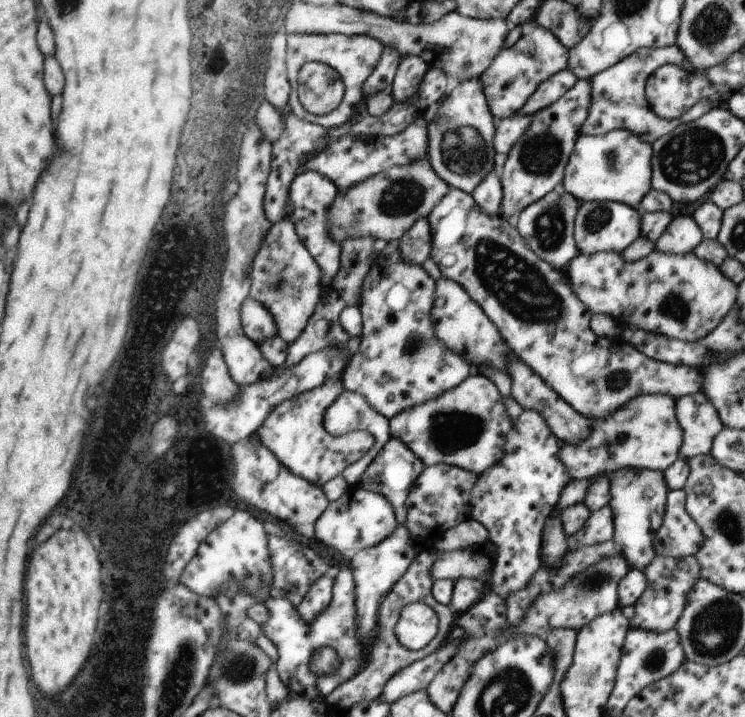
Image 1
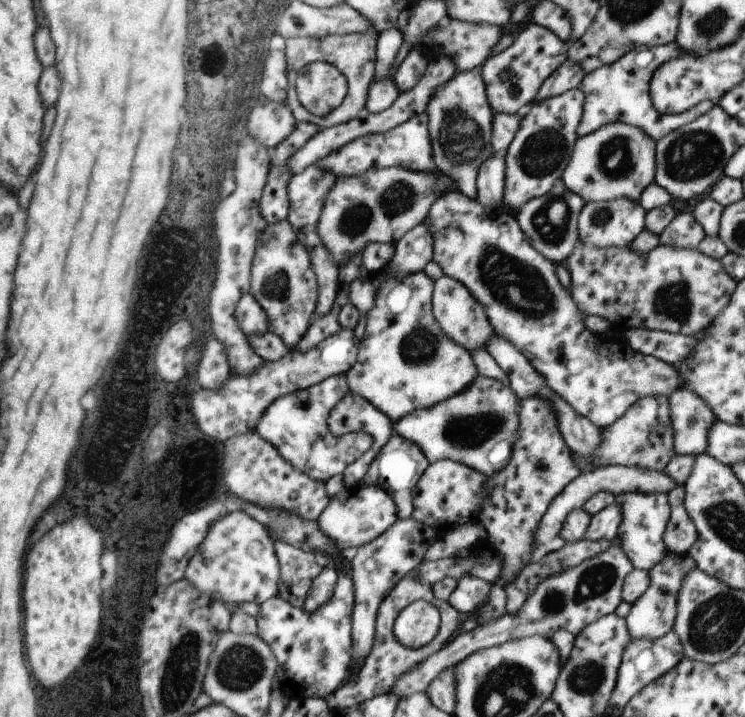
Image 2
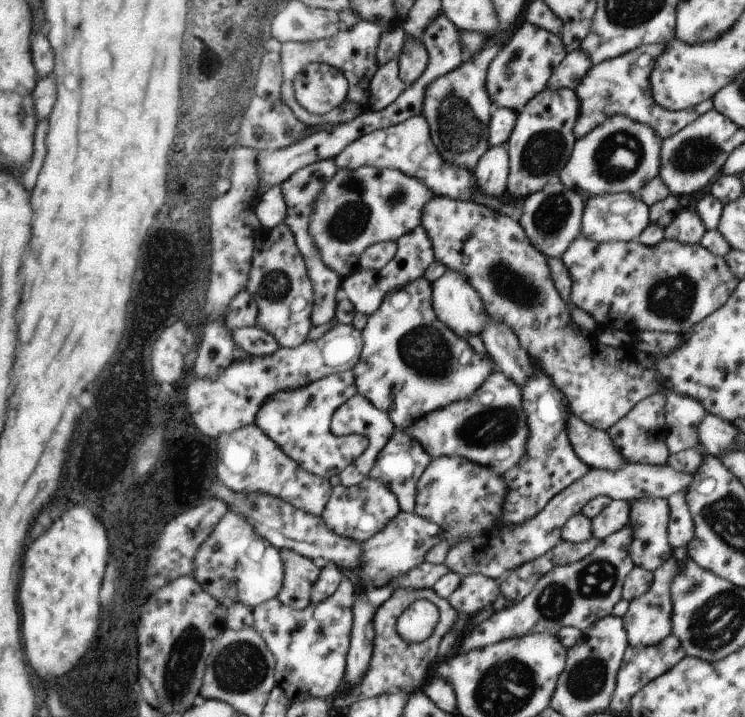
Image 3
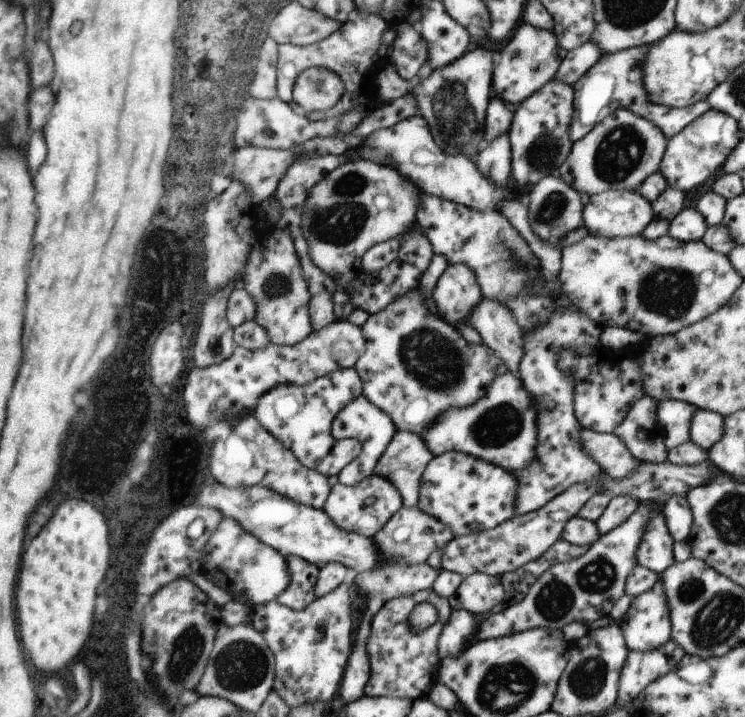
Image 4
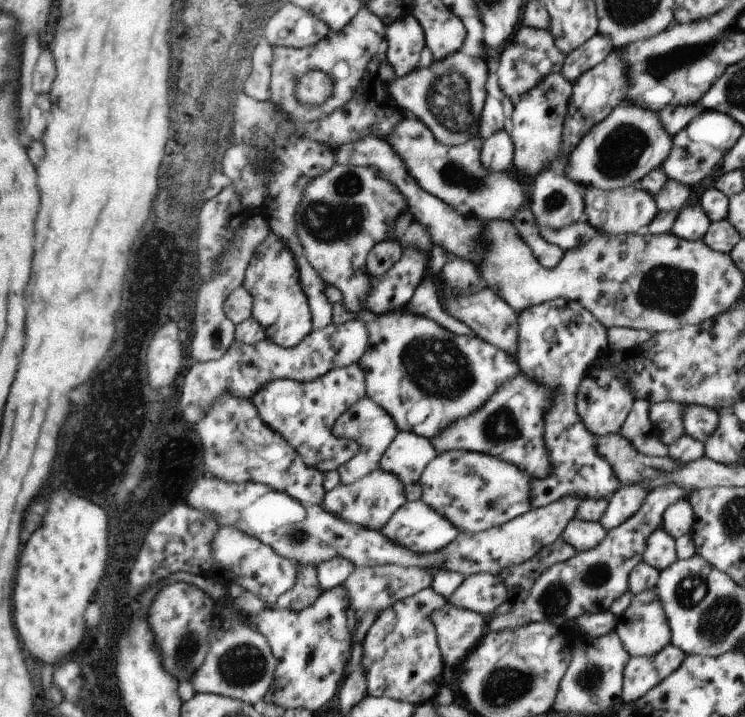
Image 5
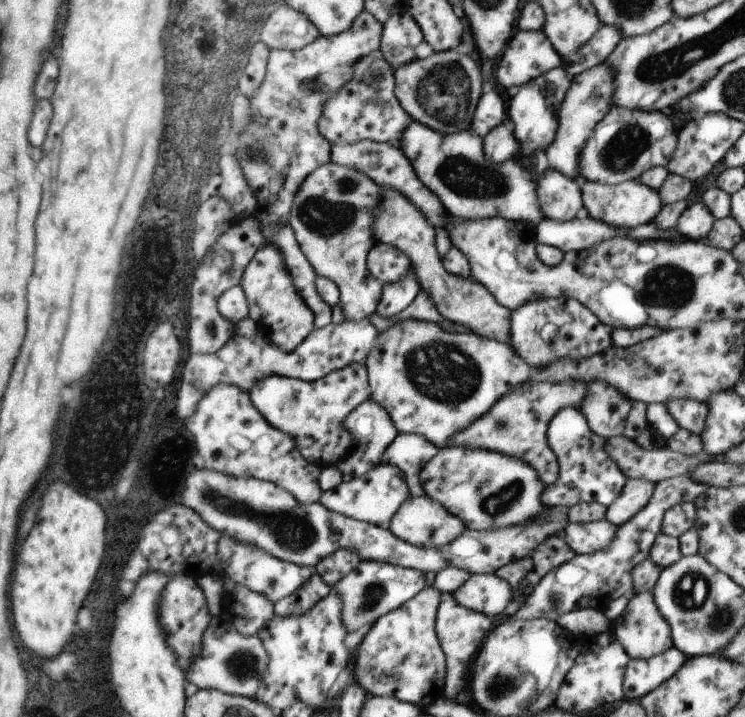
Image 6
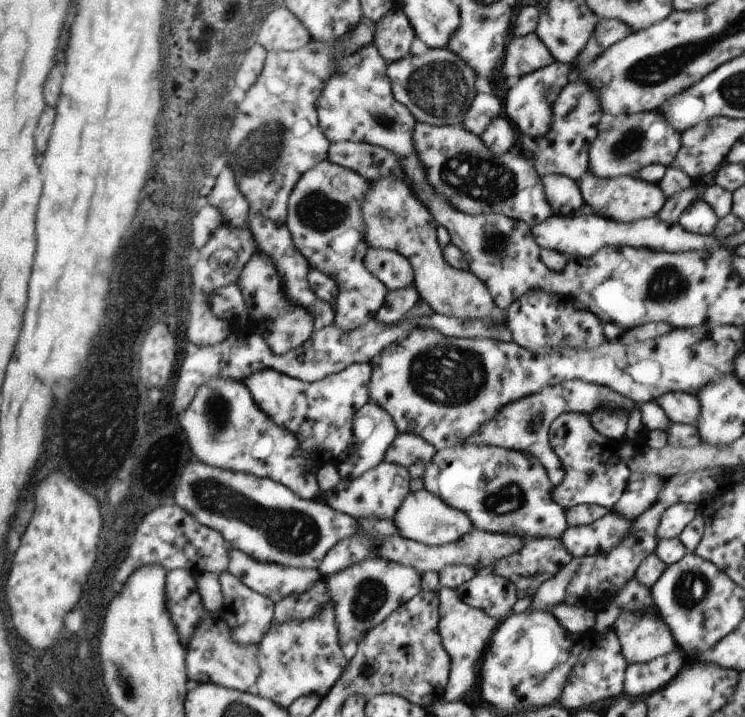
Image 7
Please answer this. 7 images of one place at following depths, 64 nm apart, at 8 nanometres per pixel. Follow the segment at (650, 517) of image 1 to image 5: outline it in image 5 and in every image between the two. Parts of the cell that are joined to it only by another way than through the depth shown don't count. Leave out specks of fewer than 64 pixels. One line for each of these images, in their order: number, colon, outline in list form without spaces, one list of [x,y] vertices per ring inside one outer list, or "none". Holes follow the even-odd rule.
2: [[[631,492],[631,494],[617,496],[615,500],[621,504],[621,510],[623,510],[623,524],[619,526],[619,534],[617,534],[617,538],[621,540],[621,548],[625,556],[633,562],[633,570],[649,572],[651,568],[661,564],[661,560],[665,560],[665,556],[669,554],[663,538],[671,520],[669,498],[665,494],[653,496],[653,494]]]
3: [[[663,498],[653,500],[631,500],[631,524],[633,524],[633,542],[631,542],[631,560],[635,568],[645,568],[647,572],[659,570],[663,564],[667,564],[673,556],[673,548],[669,544],[669,504]]]
4: [[[657,512],[649,518],[649,522],[643,530],[643,536],[641,536],[641,542],[637,548],[637,564],[661,574],[669,566],[675,564],[673,546],[675,546],[675,542],[669,536],[665,516],[661,512]]]
5: [[[657,528],[647,542],[645,554],[643,554],[643,562],[657,568],[657,570],[665,570],[671,564],[675,564],[677,558],[677,542],[673,536],[669,536],[663,528]]]

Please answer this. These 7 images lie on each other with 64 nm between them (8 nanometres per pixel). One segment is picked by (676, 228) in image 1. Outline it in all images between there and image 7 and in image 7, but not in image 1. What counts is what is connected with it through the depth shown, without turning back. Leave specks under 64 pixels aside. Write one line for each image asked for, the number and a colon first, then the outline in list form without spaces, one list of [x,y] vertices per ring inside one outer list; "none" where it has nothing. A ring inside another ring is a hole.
2: [[[677,214],[669,222],[669,226],[659,234],[661,246],[673,246],[673,248],[681,248],[681,250],[699,248],[703,238],[705,238],[705,230],[695,220],[693,214]]]
3: [[[679,210],[671,224],[665,228],[663,240],[673,240],[681,244],[699,244],[705,236],[707,228],[697,212]]]
4: [[[683,208],[671,222],[667,236],[681,242],[701,242],[709,224],[697,208]]]
5: [[[685,206],[679,210],[669,234],[689,242],[701,242],[709,226],[711,226],[711,220],[701,206]]]
6: [[[697,202],[685,208],[685,212],[677,220],[675,230],[679,230],[691,242],[701,242],[707,240],[715,222],[717,218],[707,210],[707,206],[703,202]]]
7: [[[693,200],[677,220],[677,224],[681,224],[681,228],[685,228],[687,232],[701,236],[711,236],[717,228],[717,222],[719,216],[713,212],[713,206],[705,200]]]

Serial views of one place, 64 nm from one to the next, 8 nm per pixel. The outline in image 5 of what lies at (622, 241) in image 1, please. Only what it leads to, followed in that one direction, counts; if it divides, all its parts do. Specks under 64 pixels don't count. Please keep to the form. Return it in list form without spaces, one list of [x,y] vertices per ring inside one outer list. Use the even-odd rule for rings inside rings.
[[[637,184],[619,188],[619,190],[599,190],[599,188],[583,188],[583,204],[585,204],[585,216],[591,226],[597,224],[597,230],[601,234],[639,234],[643,232],[651,220],[659,214],[657,200],[647,190],[639,188]]]

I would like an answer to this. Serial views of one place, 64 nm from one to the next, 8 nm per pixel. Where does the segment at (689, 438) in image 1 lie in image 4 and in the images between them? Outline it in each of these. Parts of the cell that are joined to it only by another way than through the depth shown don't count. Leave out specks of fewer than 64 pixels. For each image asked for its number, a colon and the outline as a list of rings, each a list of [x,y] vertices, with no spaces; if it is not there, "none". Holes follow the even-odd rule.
2: [[[675,390],[669,394],[669,422],[671,422],[671,430],[673,430],[673,450],[677,456],[699,456],[705,454],[707,448],[707,432],[711,428],[711,424],[715,422],[713,410],[707,408],[707,404],[703,402],[703,398],[699,398],[697,394],[689,392],[689,390]]]
3: [[[671,394],[665,398],[663,406],[663,416],[665,416],[665,426],[667,426],[667,450],[669,454],[677,454],[681,450],[695,448],[697,442],[697,424],[703,420],[707,410],[703,406],[689,398],[689,396],[679,396]]]
4: [[[663,400],[655,406],[655,418],[661,428],[661,434],[665,436],[665,448],[671,450],[683,442],[687,442],[689,436],[689,424],[695,414],[695,406],[679,402],[679,400]]]

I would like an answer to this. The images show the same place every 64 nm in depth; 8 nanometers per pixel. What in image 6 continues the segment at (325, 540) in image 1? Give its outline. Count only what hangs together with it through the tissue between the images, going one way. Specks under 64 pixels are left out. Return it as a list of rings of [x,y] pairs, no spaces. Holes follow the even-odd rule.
[[[379,464],[377,468],[369,470],[365,476],[359,476],[357,480],[341,482],[333,490],[323,492],[319,504],[323,504],[327,510],[343,514],[347,518],[353,518],[353,520],[367,522],[367,524],[373,524],[377,528],[389,530],[389,524],[391,524],[393,516],[397,514],[397,510],[403,506],[403,502],[407,498],[409,498],[409,486],[407,486],[405,474],[395,466]]]

